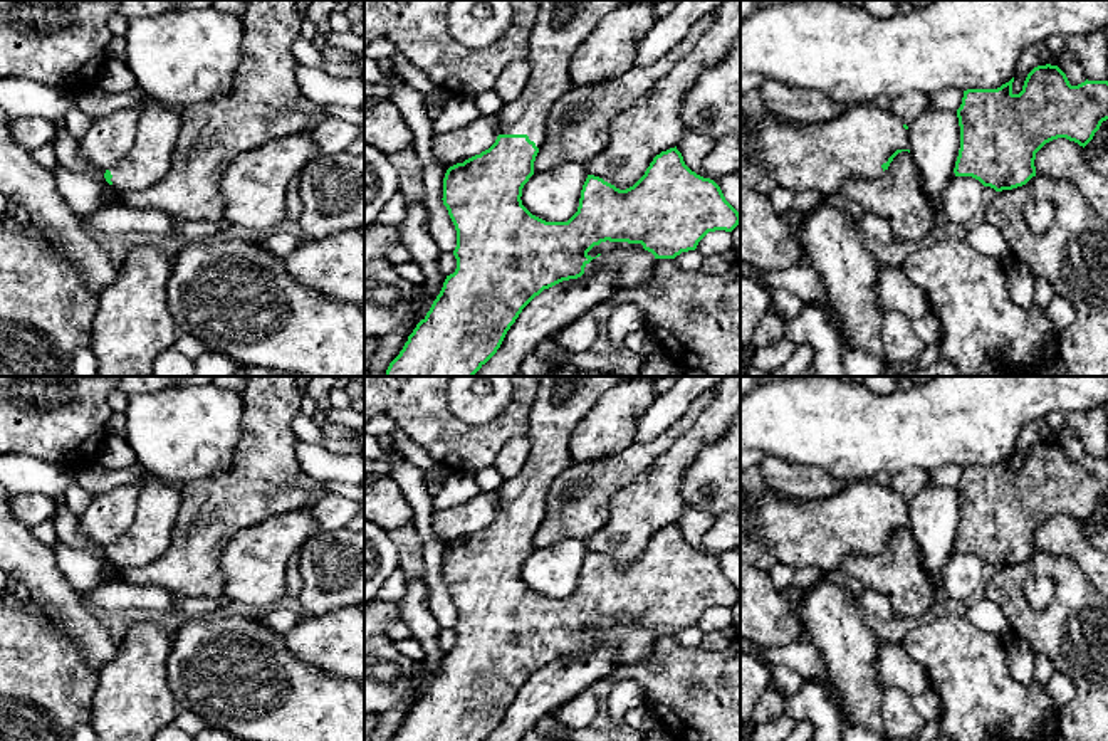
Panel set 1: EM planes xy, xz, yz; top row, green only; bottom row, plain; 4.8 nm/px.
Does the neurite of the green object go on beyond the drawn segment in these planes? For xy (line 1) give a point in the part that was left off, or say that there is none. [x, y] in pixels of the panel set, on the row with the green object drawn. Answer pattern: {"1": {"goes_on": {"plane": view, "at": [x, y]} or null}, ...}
{"1": {"goes_on": {"plane": "xy", "at": [158, 128]}}}

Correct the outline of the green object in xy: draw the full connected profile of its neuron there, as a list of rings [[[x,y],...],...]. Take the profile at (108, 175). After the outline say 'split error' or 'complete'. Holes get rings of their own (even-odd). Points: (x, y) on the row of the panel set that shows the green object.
[[[148,101],[139,114],[133,150],[104,178],[121,195],[144,190],[166,176],[181,131],[181,116],[159,101]]]; split error

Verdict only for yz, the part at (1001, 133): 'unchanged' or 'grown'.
unchanged

